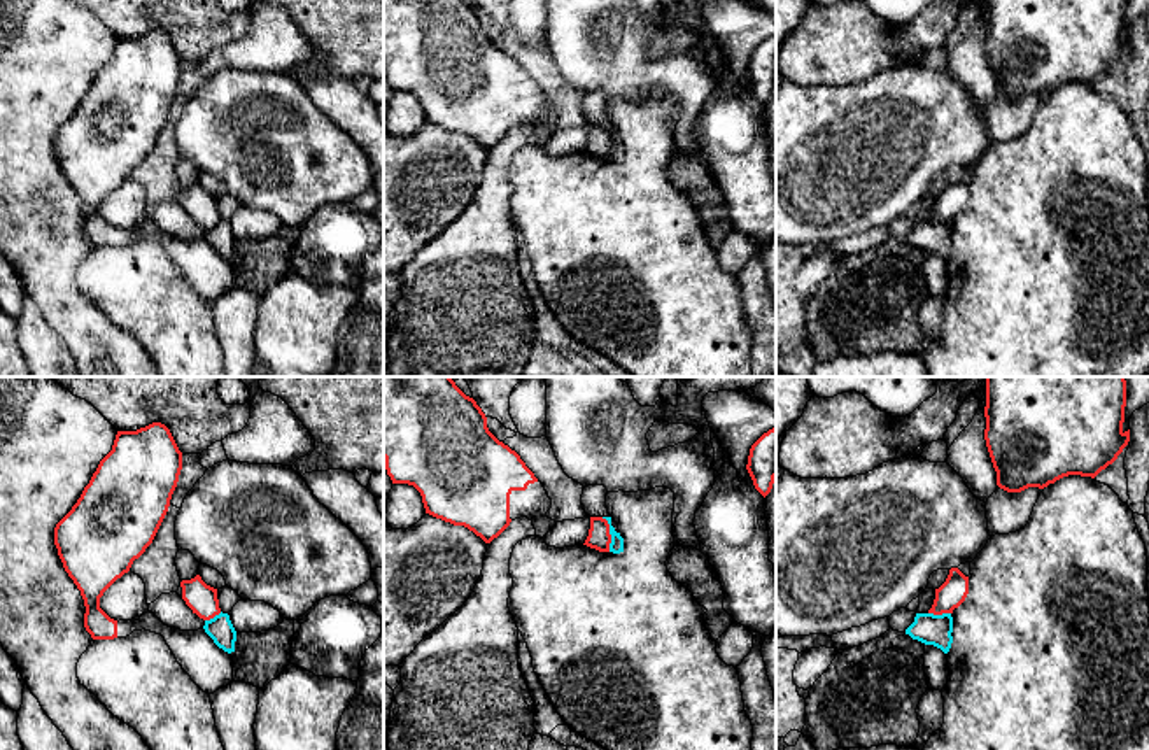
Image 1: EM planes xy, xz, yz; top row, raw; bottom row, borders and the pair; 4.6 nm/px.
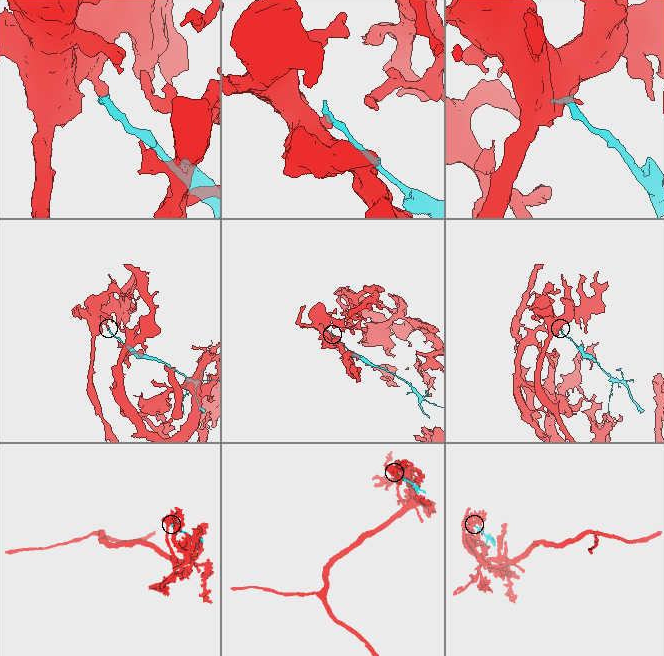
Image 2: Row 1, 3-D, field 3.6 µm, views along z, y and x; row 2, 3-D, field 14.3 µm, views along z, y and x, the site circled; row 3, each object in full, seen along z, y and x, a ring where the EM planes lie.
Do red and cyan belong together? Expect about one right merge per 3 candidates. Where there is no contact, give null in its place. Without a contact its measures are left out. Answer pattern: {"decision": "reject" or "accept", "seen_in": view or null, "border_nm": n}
{"decision": "reject", "seen_in": "xz", "border_nm": 170}

